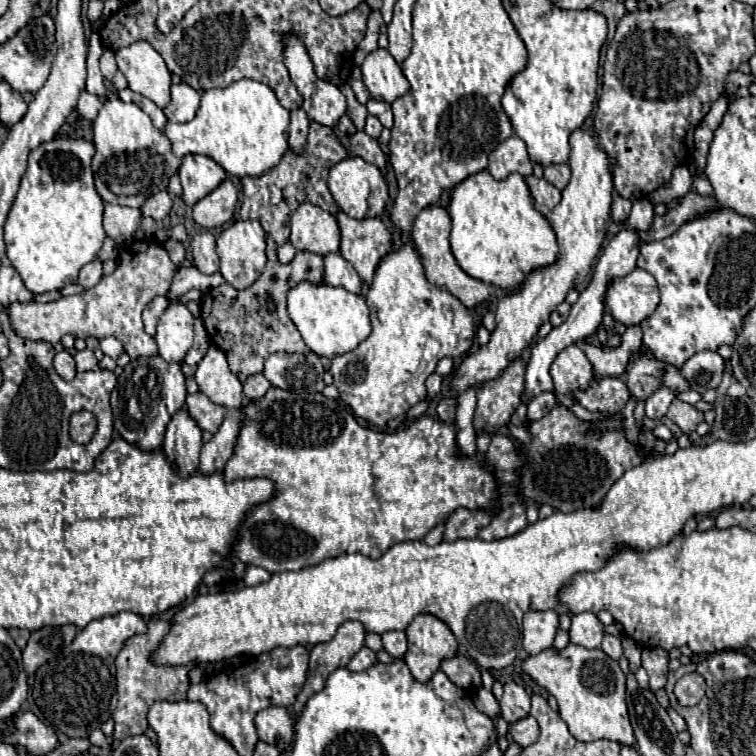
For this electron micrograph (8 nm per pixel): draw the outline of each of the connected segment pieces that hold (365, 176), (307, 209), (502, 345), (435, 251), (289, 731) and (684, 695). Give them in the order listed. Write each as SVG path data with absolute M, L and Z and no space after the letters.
M349 156L341 162L337 162L331 172L329 172L329 190L337 202L337 206L353 216L353 218L373 218L373 216L381 216L385 210L385 204L389 200L389 192L387 192L387 182L381 174L381 170L377 166L373 166L371 162L365 162L361 156Z
M301 204L290 221L289 240L277 248L281 264L289 264L299 250L309 250L319 256L339 252L339 226L333 214L313 206Z
M577 128L571 134L569 142L571 142L569 166L573 174L567 188L563 190L561 202L553 208L549 216L549 222L557 234L561 258L553 266L531 272L519 292L513 292L499 302L497 314L495 314L497 330L491 332L491 340L487 346L481 346L475 354L467 356L461 362L451 384L453 392L461 392L467 386L479 386L485 380L497 378L509 362L525 354L529 344L537 338L539 326L549 320L549 314L565 300L567 292L587 278L591 270L591 262L605 240L605 232L609 224L611 194L615 190L613 168L617 160L599 146L597 134L589 128Z
M427 206L419 212L419 216L415 218L413 222L413 230L411 230L411 236L413 236L413 242L423 258L423 268L425 268L425 276L431 284L451 292L455 298L459 298L467 308L473 308L477 304L481 304L483 300L489 298L489 286L483 284L481 280L475 280L471 278L469 274L465 274L451 248L449 248L449 234L451 234L451 218L447 214L447 210L443 210L441 206Z
M269 706L255 716L255 728L263 742L285 750L293 742L293 718L283 706Z
M685 674L675 684L675 696L681 706L695 706L705 696L705 680L697 674Z

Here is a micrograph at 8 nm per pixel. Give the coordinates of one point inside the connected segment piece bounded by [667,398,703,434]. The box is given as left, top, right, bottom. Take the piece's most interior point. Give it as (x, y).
(684, 415)

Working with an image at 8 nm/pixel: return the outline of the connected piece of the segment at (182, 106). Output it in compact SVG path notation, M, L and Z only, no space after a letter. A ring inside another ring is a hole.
M173 84L171 86L171 100L163 108L169 122L189 122L197 108L199 108L199 92L193 90L189 84Z

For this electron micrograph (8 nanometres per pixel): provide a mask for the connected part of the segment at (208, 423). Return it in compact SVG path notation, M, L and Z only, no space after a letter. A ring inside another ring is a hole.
M201 392L187 396L187 410L203 430L209 430L213 434L217 432L219 424L225 418L225 412L227 412L225 406L217 406L217 404L209 402L209 398Z

